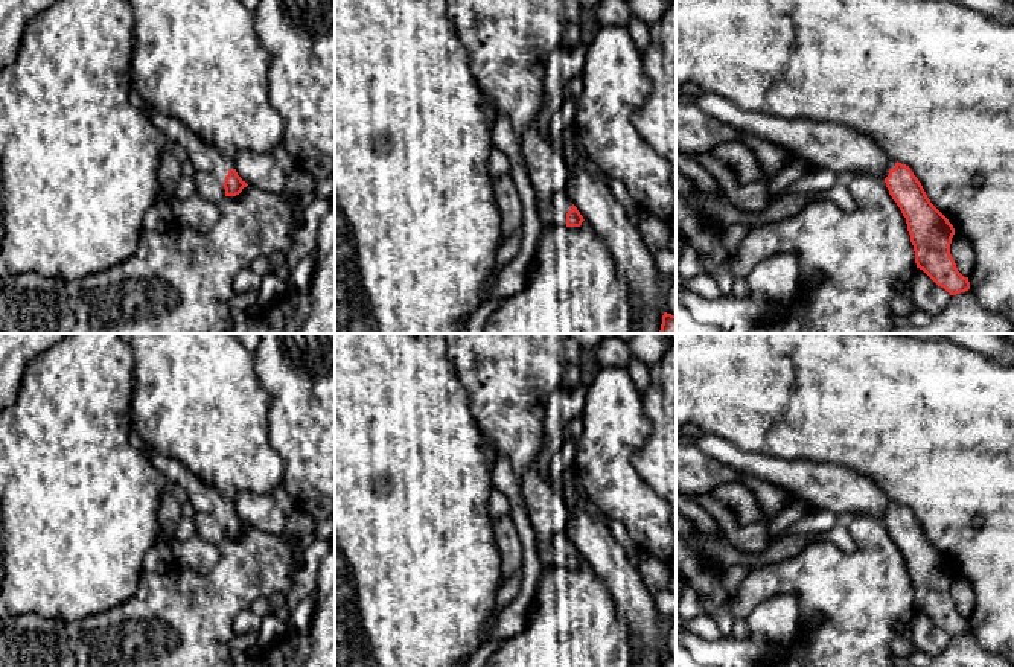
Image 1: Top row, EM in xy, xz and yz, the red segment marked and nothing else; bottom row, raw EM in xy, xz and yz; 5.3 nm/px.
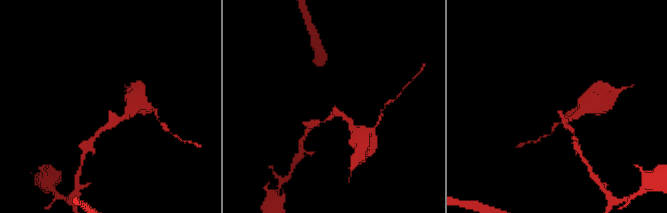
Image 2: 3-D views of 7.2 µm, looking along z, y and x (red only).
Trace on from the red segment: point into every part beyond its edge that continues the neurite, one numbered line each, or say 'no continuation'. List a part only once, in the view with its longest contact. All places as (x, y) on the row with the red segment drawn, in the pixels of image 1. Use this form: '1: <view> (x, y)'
1: xz (553, 212)

